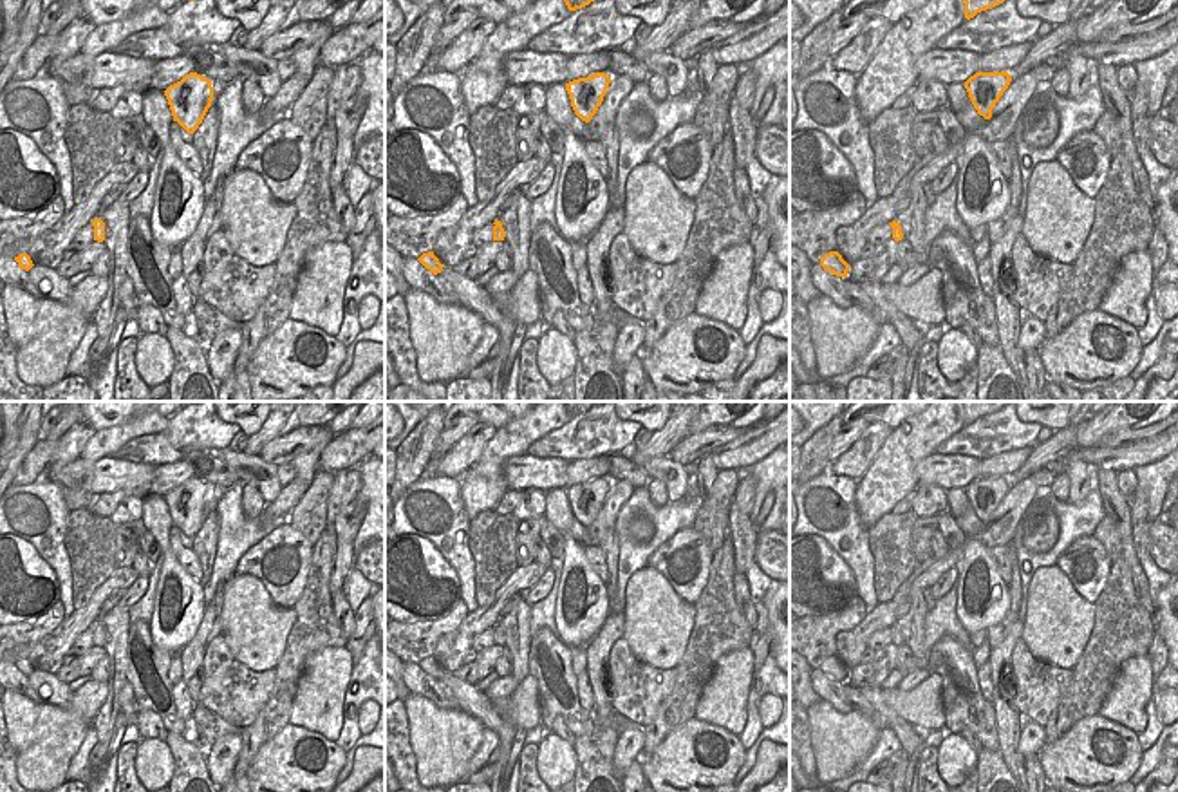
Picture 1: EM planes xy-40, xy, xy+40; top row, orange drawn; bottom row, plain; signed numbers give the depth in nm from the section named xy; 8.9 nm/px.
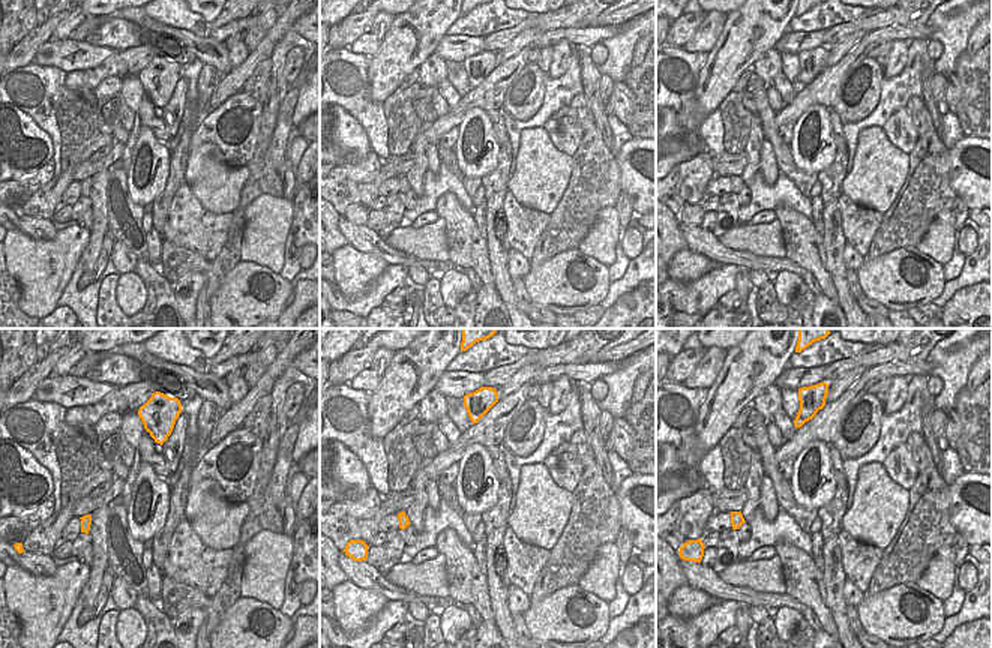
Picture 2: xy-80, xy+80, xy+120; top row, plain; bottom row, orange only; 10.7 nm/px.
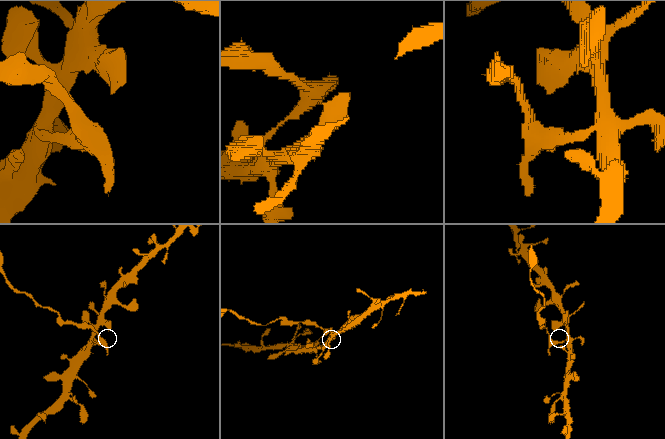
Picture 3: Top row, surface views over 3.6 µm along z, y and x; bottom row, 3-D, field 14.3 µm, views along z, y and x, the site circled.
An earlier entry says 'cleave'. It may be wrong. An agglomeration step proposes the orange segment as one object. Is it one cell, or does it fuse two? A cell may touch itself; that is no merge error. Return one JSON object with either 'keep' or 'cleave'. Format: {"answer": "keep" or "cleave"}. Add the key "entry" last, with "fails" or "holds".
{"answer": "cleave", "entry": "holds"}

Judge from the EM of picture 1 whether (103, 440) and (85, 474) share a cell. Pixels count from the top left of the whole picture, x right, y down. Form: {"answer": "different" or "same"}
{"answer": "different"}

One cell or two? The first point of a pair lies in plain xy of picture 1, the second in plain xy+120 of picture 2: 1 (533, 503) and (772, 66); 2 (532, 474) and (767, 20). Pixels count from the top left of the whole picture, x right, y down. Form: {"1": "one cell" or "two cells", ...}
{"1": "one cell", "2": "two cells"}

